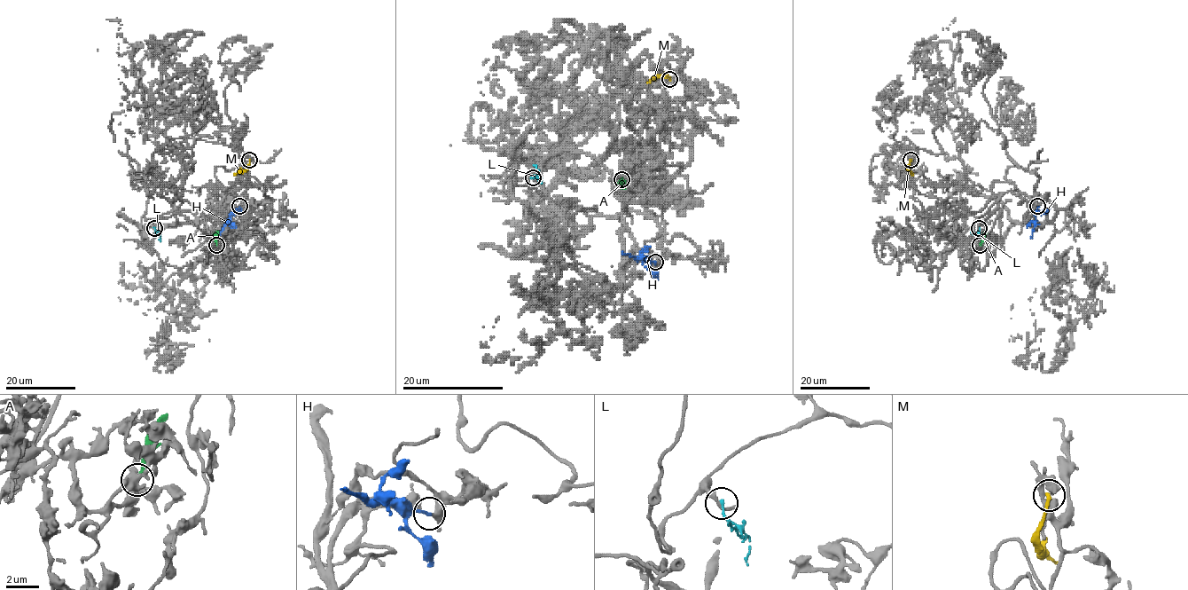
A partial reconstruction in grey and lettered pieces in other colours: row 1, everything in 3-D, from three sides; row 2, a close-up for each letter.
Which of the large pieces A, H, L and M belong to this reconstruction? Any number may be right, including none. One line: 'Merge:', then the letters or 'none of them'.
Merge: A, H

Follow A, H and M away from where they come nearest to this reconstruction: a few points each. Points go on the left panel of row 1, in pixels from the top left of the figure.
A: (215, 244), (216, 231)
H: (239, 206), (215, 239)
M: (249, 160), (245, 170), (234, 175)

